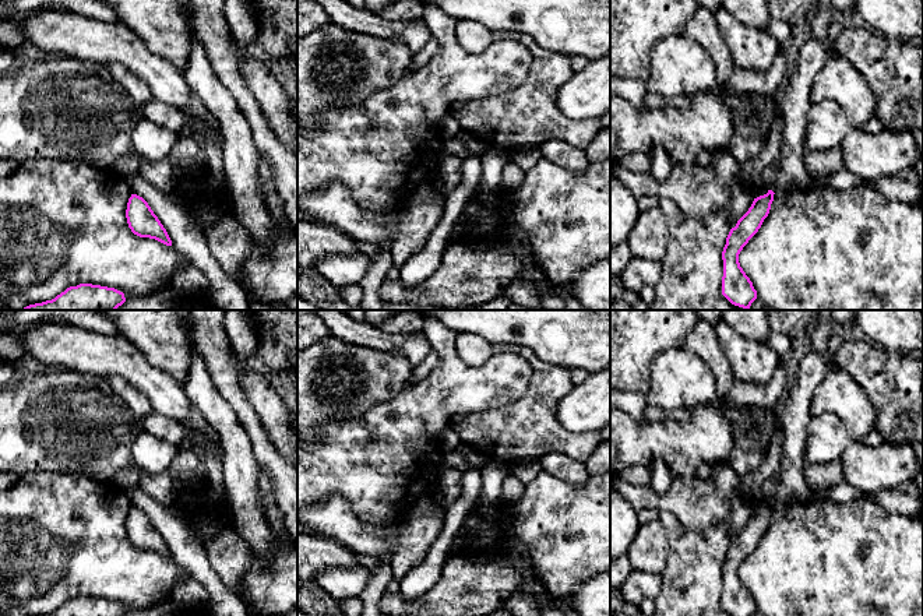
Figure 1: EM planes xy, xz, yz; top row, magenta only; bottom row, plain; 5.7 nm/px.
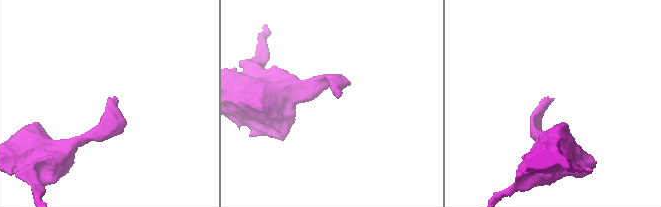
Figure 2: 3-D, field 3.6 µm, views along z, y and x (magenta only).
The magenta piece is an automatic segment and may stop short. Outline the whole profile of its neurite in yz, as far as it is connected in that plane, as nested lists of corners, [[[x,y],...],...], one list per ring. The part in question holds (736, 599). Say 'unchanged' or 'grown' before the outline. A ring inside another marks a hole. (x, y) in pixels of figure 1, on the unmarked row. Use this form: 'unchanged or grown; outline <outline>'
grown; outline [[[810,349],[802,359],[786,390],[785,412],[779,418],[783,432],[783,455],[775,474],[776,492],[768,506],[754,511],[748,524],[730,542],[722,564],[722,608],[730,616],[753,616],[757,603],[739,575],[739,567],[758,545],[768,529],[774,507],[779,503],[799,503],[808,499],[810,487],[804,478],[804,434],[811,419],[810,404],[820,381],[827,376],[827,360]]]

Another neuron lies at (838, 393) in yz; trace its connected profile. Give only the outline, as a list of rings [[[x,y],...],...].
[[[836,367],[817,386],[810,404],[811,416],[829,412],[845,425],[852,441],[862,441],[874,430],[874,408],[857,381],[842,369]]]

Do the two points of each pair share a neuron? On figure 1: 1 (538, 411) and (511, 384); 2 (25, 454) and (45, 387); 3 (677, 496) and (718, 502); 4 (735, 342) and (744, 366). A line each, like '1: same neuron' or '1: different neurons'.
1: different neurons
2: same neuron
3: same neuron
4: same neuron

